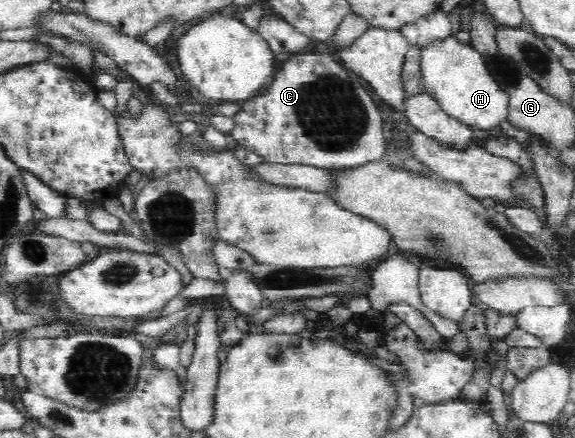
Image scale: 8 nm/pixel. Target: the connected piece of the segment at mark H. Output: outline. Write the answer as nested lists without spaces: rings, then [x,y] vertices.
[[[453,35],[447,38],[436,40],[421,48],[421,70],[426,83],[426,92],[432,94],[447,111],[447,114],[454,116],[477,129],[492,129],[499,126],[503,120],[508,120],[510,105],[510,94],[507,94],[493,71],[487,66],[486,58],[471,44],[460,43]]]

